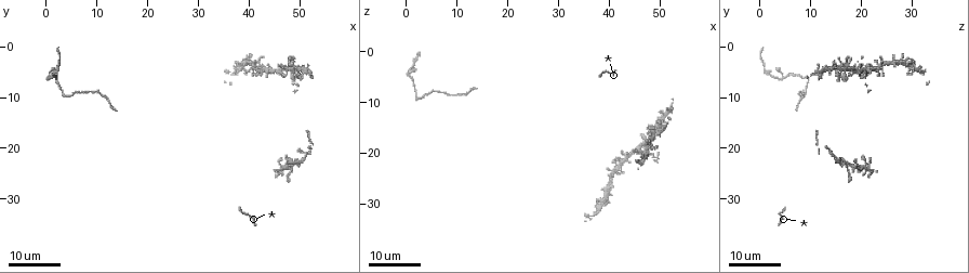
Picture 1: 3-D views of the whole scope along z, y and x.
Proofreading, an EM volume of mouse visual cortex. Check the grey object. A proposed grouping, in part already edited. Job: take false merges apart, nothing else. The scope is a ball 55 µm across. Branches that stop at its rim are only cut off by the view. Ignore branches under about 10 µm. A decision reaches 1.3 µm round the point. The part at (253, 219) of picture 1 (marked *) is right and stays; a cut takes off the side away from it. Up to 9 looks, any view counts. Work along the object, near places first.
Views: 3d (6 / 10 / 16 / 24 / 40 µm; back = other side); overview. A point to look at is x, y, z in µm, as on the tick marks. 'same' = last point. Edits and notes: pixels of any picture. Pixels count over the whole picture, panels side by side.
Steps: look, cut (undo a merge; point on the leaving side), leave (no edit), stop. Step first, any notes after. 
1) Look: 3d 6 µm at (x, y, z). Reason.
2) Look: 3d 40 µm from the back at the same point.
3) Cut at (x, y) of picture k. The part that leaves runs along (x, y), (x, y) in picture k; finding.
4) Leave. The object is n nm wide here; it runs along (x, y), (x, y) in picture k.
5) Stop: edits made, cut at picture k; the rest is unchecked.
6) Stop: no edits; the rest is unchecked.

Look: 3d 24 µm at (38.0, 31.5, 5.5). Thick turns thin.

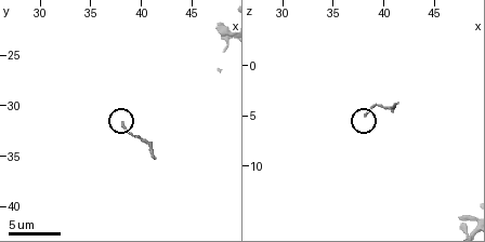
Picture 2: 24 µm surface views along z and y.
Look: 3d 10 µm at (38.0, 32.0, 5.0).

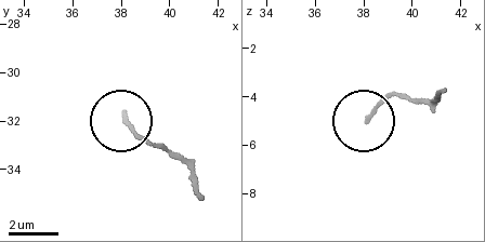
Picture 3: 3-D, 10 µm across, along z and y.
Leave. The object is 150 nm wide here; one neuron here.

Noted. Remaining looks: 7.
Look: 3d 24 µm at (12.0, 10.5, 8.0). A narrow waist.

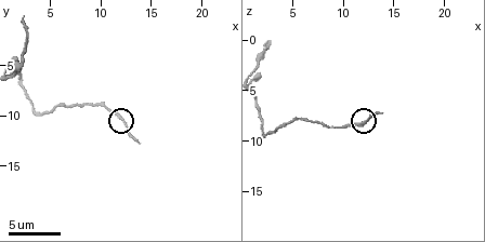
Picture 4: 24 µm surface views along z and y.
Look: 3d 6 µm at (12.4, 11.0, 7.6). Closer look.

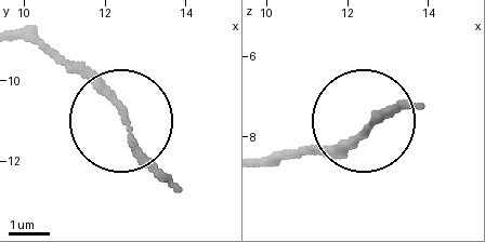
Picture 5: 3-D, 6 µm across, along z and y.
Leave. Continuous, no second neuron.

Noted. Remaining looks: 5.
Look: 3d 10 µm at (3.2, 9.4, 9.0). Calibre changes.

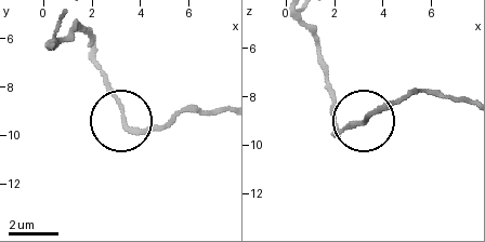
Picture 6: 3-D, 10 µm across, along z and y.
Leave. One neuron here.

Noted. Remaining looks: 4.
Look: 3d 10 µm at (8.8, 9.0, 8.6). Narrows sharply.

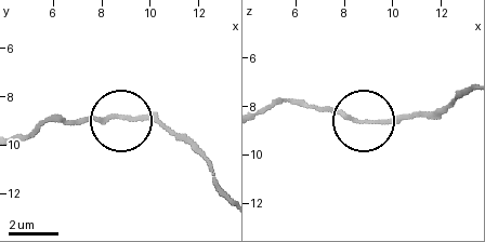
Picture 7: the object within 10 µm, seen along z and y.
Leave. All the same neuron.

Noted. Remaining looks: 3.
Stop: no edits; the rest is unchecked.

